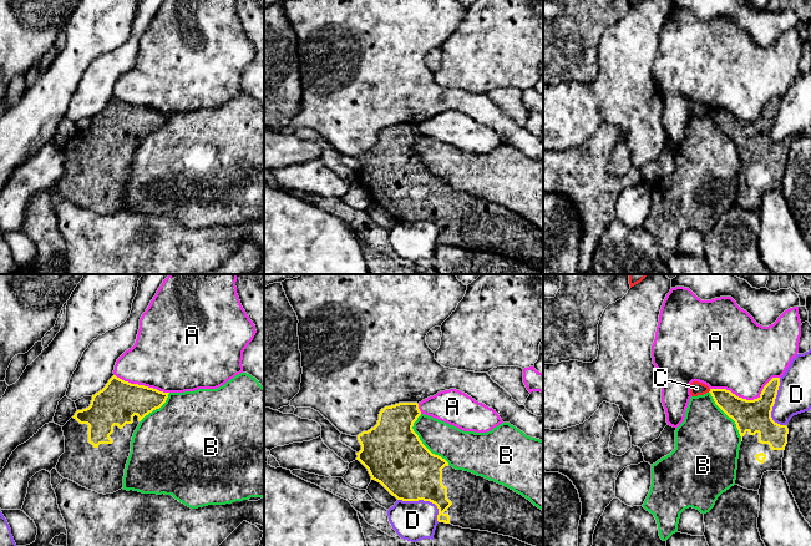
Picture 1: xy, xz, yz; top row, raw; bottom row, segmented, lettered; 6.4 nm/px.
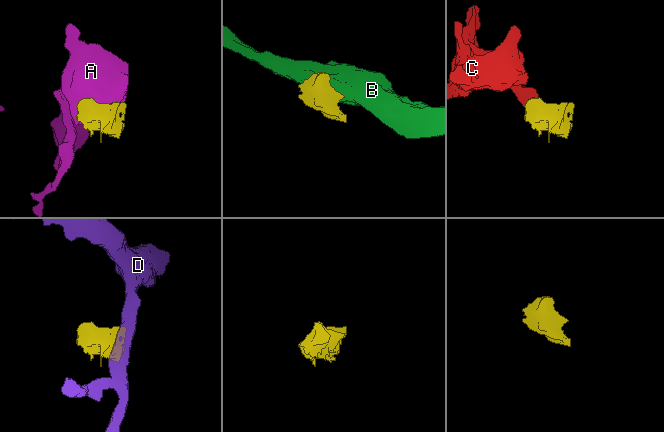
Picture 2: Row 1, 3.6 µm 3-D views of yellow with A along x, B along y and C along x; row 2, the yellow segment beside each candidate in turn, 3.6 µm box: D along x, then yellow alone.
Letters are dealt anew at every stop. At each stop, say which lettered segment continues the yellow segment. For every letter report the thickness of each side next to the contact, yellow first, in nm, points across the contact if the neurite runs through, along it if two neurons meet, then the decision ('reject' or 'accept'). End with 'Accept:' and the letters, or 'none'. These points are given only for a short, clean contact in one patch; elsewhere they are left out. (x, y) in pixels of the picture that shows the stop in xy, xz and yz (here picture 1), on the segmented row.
A: 200/420 nm | reject
B: 400/240 nm | reject
C: 170/90 nm | along yz (710, 389), (708, 392) | reject
D: 380/260 nm | reject
Accept: none

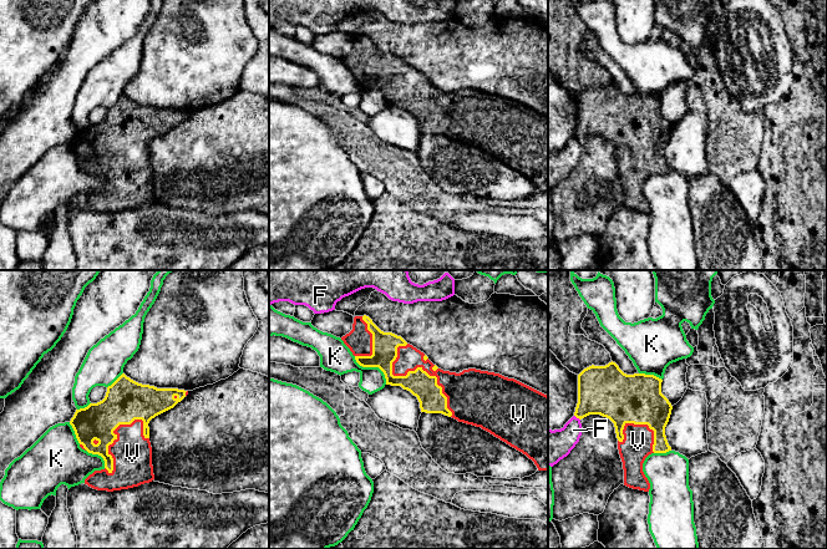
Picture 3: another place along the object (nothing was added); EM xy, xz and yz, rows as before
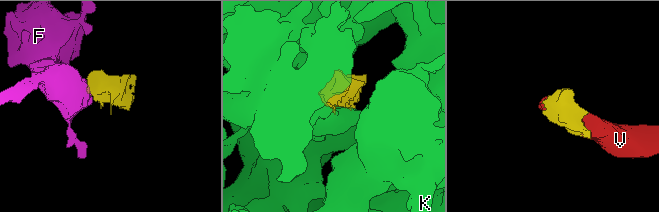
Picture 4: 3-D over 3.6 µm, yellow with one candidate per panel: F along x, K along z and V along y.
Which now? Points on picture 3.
F: 320/200 nm | along yz (574, 415), (579, 420) | reject
K: 160/200 nm | reject
V: 170/160 nm | accept
Accept: V

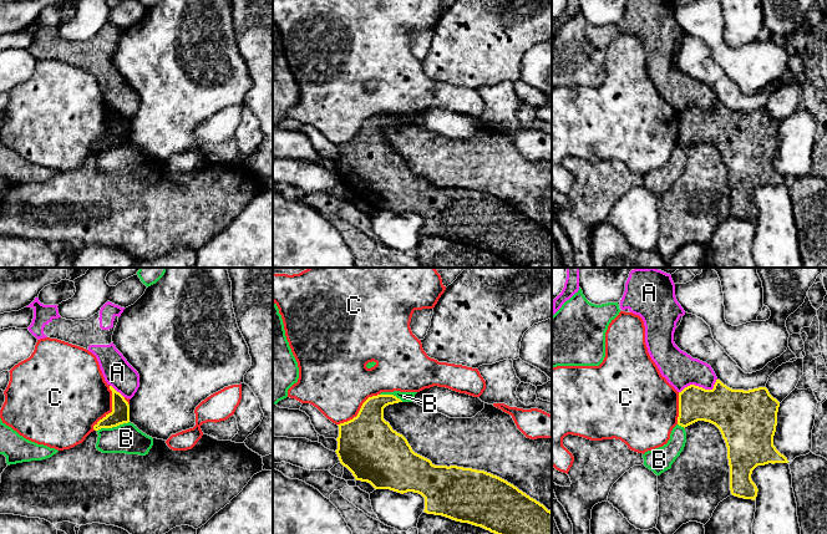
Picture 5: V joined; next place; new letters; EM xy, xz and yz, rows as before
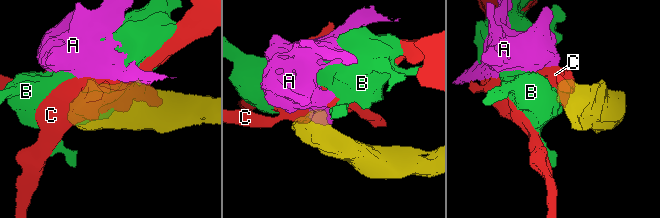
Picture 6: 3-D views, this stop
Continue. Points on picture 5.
A: 280/220 nm | along yz (716, 379), (711, 388), (688, 385), (679, 392) | reject
B: 120/190 nm | along xy (128, 421), (111, 427), (101, 427), (97, 431) | reject
C: 120/420 nm | reject
Accept: none

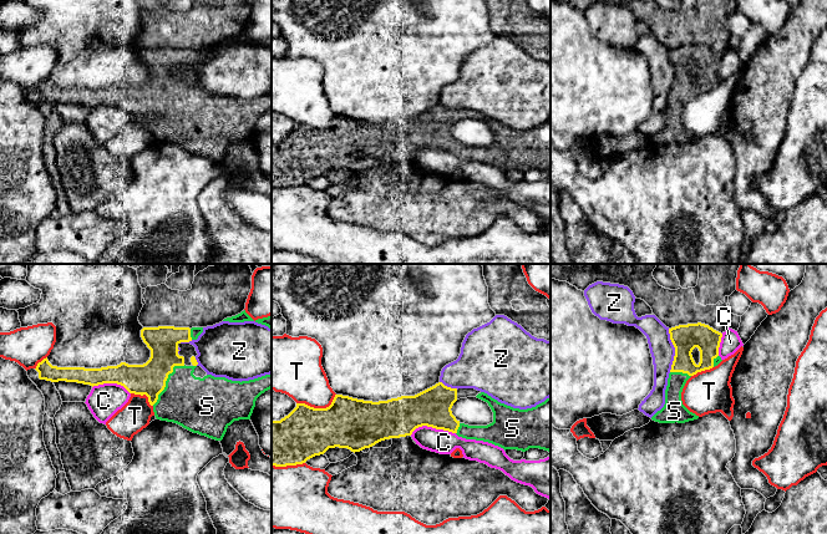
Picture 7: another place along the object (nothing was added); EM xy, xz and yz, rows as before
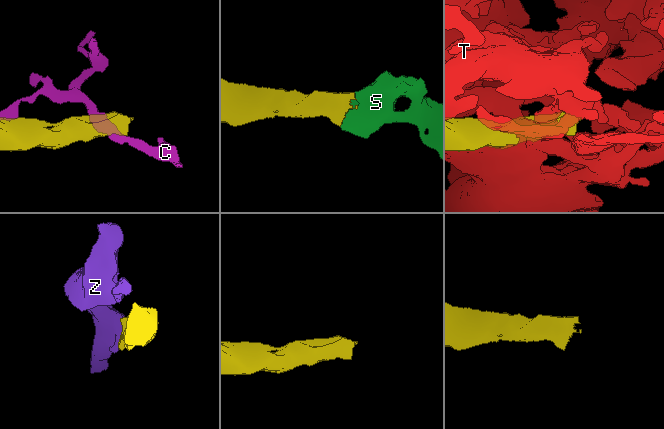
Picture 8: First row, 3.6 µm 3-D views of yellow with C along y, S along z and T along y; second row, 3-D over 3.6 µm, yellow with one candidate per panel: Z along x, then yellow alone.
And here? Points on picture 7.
C: 260/160 nm | reject
S: 220/340 nm | accept
T: 320/300 nm | reject
Z: 180/160 nm | reject
Accept: S

